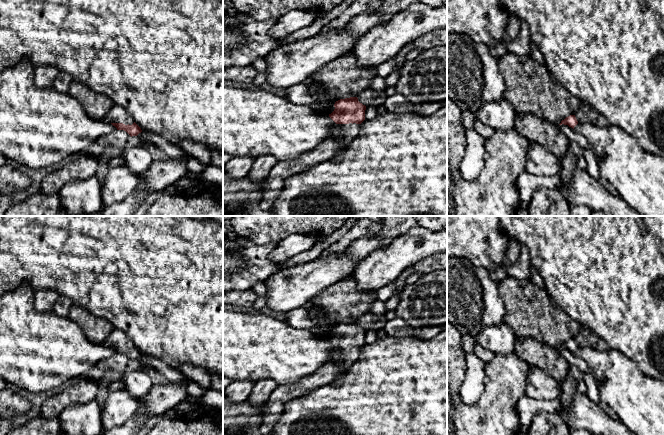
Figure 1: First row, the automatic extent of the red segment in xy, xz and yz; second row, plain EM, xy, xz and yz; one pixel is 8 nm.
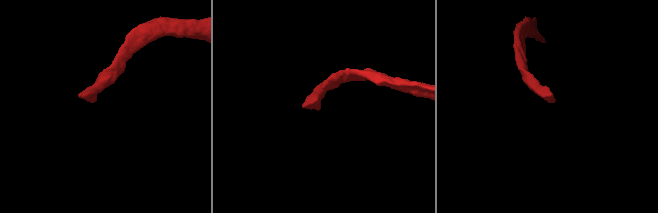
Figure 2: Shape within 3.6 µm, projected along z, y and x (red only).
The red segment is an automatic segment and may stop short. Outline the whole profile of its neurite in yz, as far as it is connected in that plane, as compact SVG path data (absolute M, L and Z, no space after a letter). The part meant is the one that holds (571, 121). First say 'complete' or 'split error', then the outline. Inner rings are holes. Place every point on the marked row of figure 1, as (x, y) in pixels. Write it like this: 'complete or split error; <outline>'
split error; M581 105L574 115L570 115L561 121L559 125L568 125L573 128L578 124L591 123L599 127L610 127L610 123L603 115L587 105Z

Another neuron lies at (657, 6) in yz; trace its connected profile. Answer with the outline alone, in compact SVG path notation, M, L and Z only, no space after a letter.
M645 0L645 3L657 15L659 25L664 32L664 0Z

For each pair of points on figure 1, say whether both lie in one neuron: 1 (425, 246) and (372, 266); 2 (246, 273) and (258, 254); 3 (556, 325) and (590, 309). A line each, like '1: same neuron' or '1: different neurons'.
1: same neuron
2: same neuron
3: different neurons

